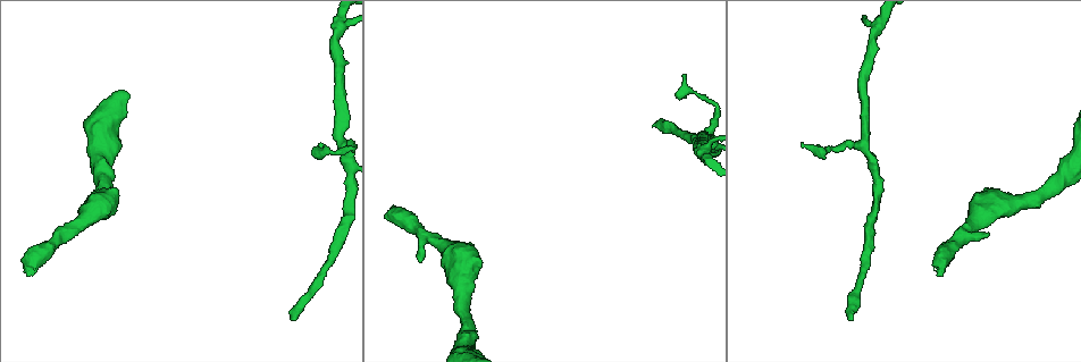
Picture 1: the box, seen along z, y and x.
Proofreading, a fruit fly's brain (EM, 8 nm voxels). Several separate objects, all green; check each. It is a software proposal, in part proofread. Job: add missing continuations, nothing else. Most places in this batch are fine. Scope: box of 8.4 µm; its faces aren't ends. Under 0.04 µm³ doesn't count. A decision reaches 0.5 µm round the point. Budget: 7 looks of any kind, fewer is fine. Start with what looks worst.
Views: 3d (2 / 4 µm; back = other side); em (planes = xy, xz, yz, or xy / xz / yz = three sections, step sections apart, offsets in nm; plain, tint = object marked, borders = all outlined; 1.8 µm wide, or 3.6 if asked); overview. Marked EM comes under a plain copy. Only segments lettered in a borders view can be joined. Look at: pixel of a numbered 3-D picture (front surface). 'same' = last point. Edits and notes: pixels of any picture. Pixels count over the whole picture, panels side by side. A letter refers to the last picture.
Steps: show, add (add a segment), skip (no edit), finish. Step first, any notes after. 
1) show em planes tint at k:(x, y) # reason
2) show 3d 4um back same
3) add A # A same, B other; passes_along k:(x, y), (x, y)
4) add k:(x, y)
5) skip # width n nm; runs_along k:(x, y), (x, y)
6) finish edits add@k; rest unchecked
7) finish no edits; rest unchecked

show em planes borders at 1:(656, 126) # free end

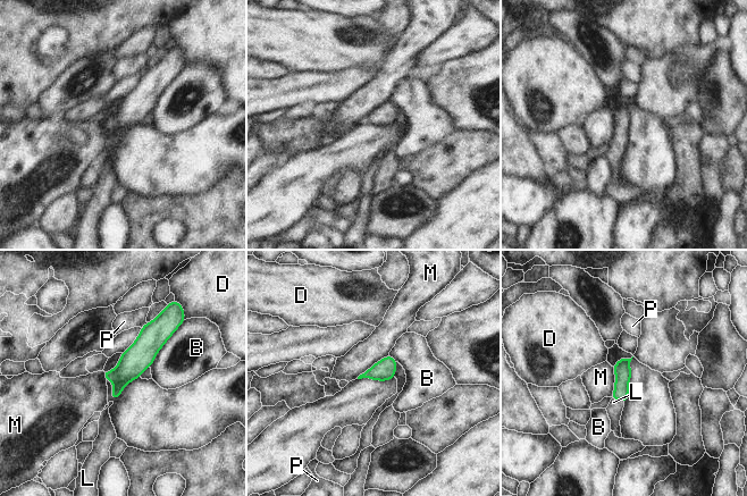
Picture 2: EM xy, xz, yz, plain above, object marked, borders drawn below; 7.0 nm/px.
add L # B other, D other, L same, M other, P other; passes_along 2:(622, 370), (618, 400), (614, 410); the cell continues

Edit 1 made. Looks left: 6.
show overview

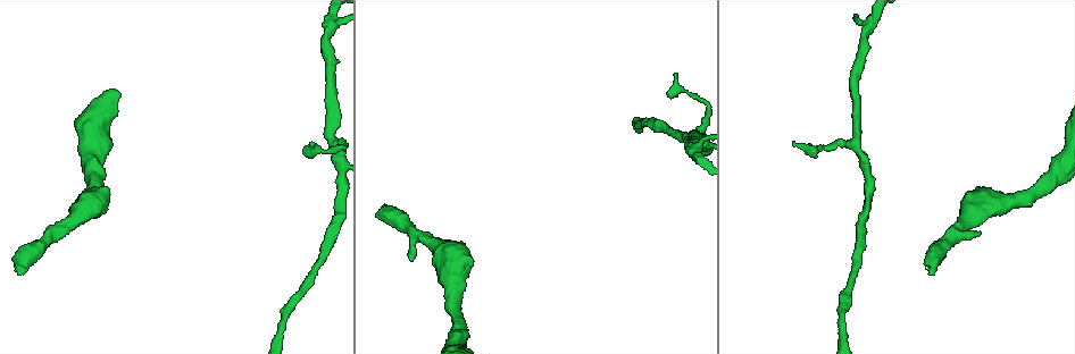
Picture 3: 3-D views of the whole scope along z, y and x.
show em yz step 4 tint at 3:(413, 261) # free end

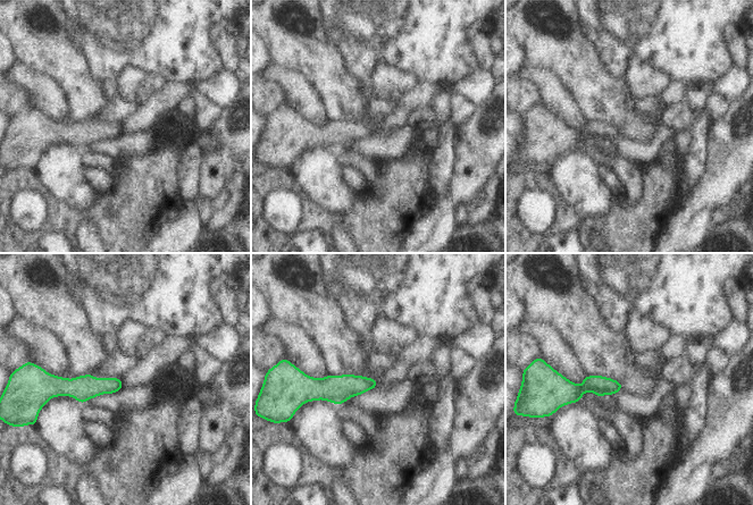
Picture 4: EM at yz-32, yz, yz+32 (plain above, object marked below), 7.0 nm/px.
show em planes borders same

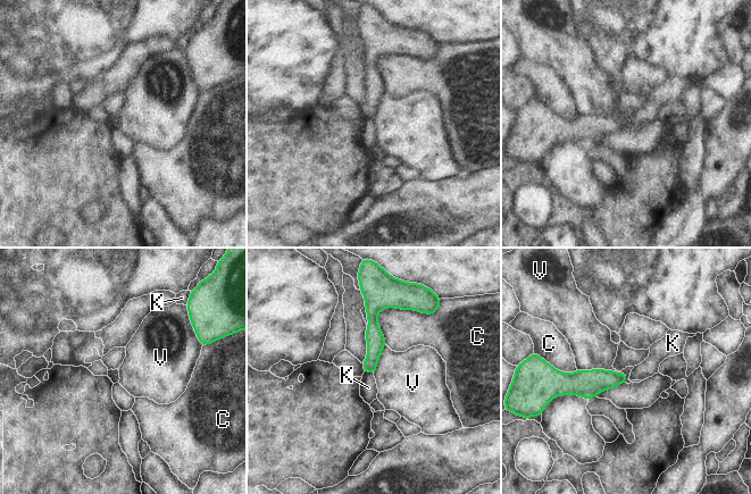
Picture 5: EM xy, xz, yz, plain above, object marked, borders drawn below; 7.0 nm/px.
skip # C other, K other, V other; runs_along 5:(368, 307), (373, 321), (372, 370); no lettered segment goes on from it

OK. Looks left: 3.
show em planes borders at 3:(676, 74) # an open end

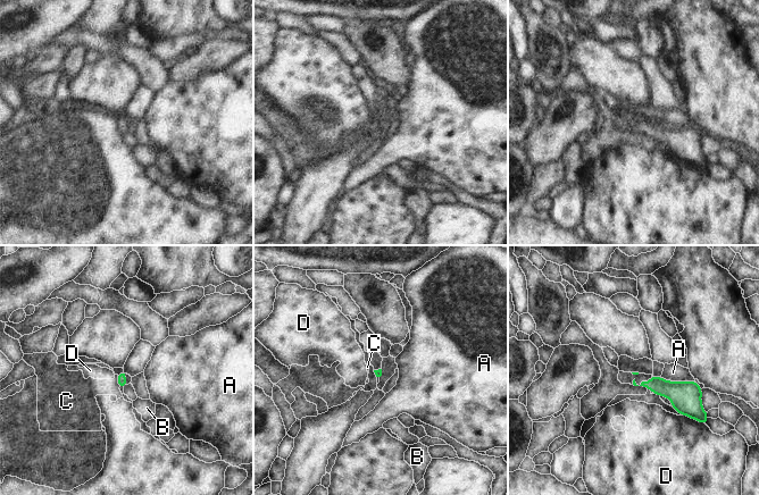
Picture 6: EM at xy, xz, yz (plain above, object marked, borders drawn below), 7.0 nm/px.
skip # A other, B other, C other, D other; border 6:(116, 375), (116, 382), (119, 386); no lettered segment goes on from it

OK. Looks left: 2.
finish edits add@2; rest unchecked

